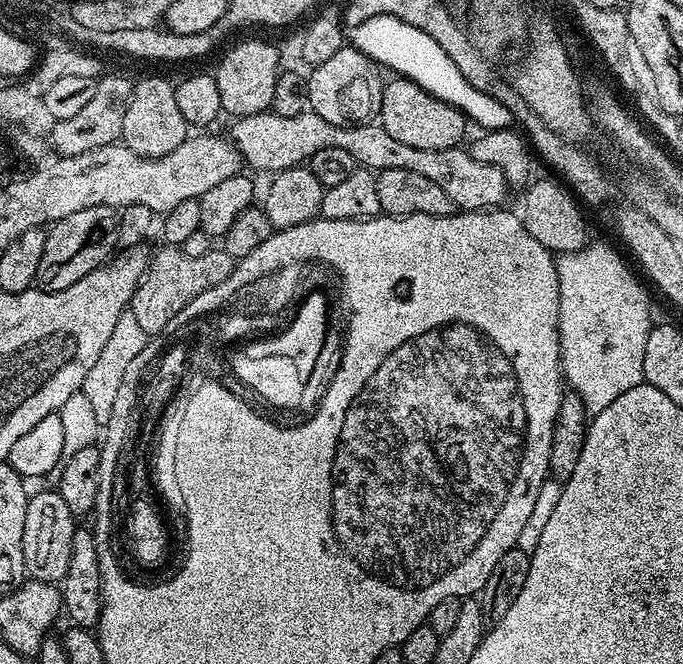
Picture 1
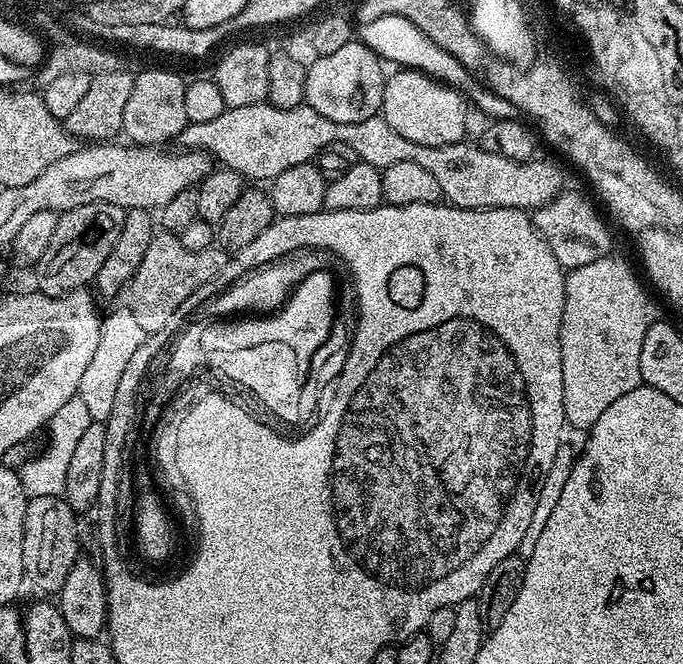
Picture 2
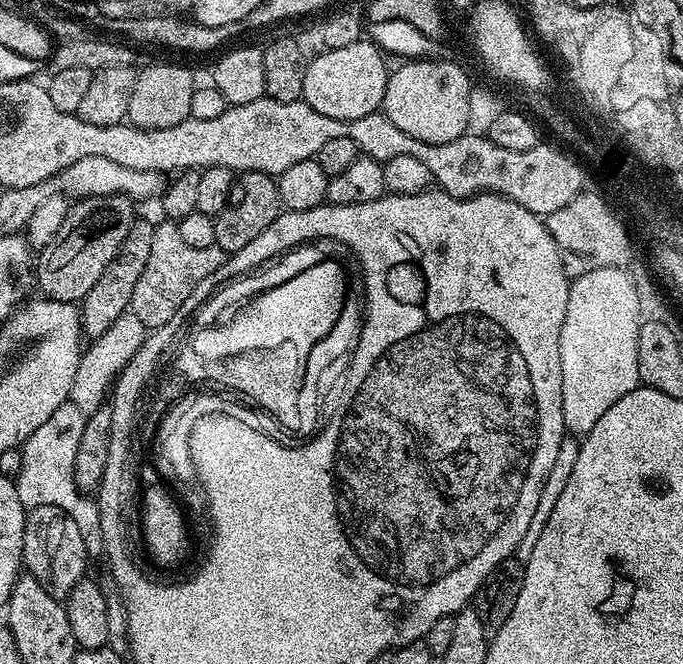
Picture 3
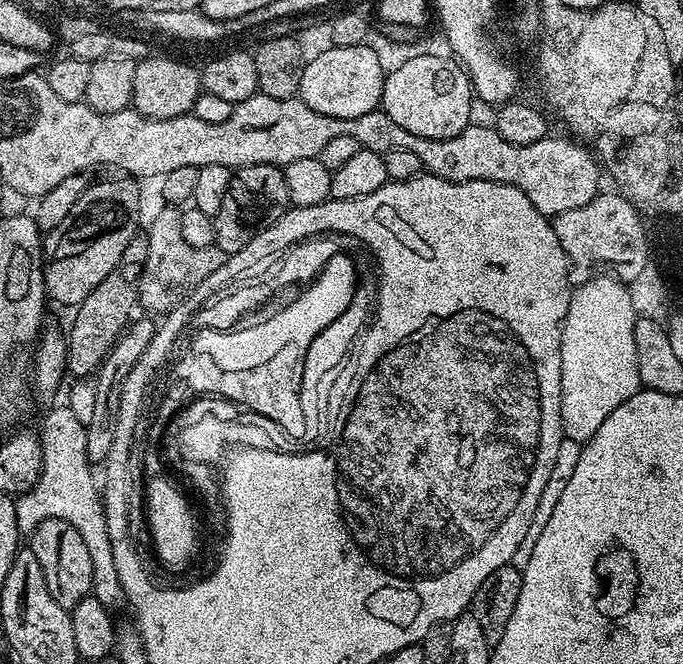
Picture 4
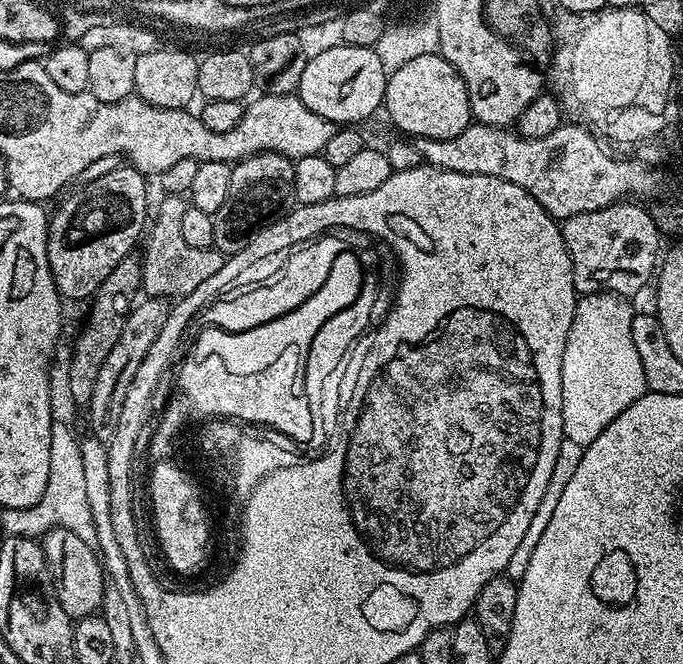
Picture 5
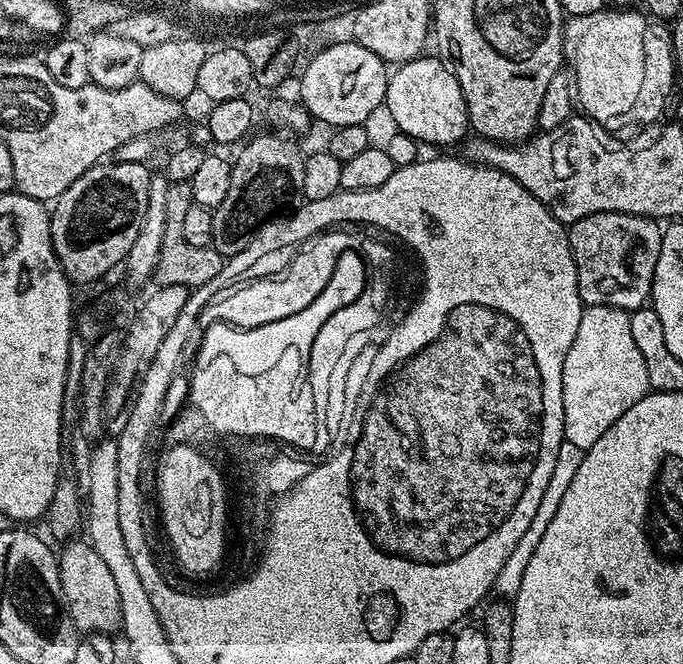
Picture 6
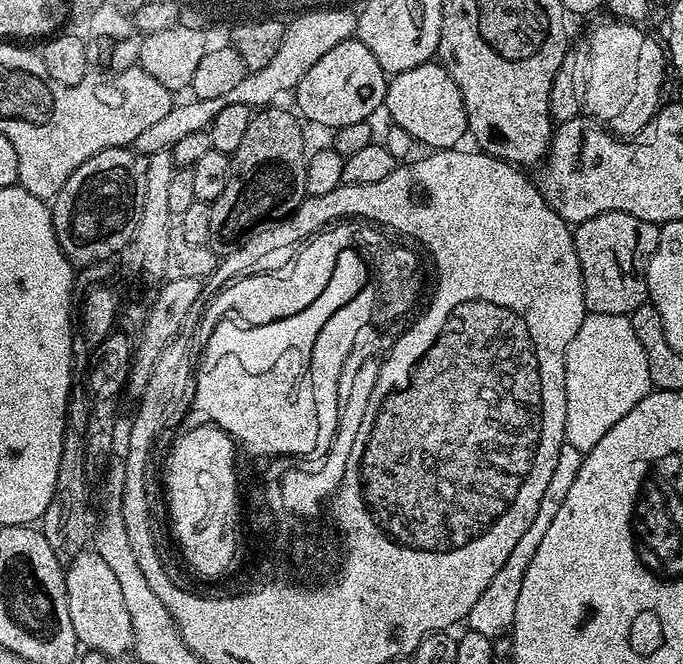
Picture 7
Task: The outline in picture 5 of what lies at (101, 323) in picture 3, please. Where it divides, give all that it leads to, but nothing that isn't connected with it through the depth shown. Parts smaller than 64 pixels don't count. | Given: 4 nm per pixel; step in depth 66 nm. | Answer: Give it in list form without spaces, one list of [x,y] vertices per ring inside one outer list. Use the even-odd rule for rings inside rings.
[[[139,255],[122,258],[122,262],[118,262],[118,266],[110,270],[106,282],[98,286],[96,295],[91,297],[87,319],[83,321],[73,342],[73,361],[70,365],[70,389],[77,406],[87,406],[90,396],[94,394],[94,381],[98,378],[106,357],[110,355],[110,349],[118,342],[122,326],[126,326],[126,318],[132,313],[132,305],[137,303],[136,291],[139,293],[142,288],[143,269]]]

